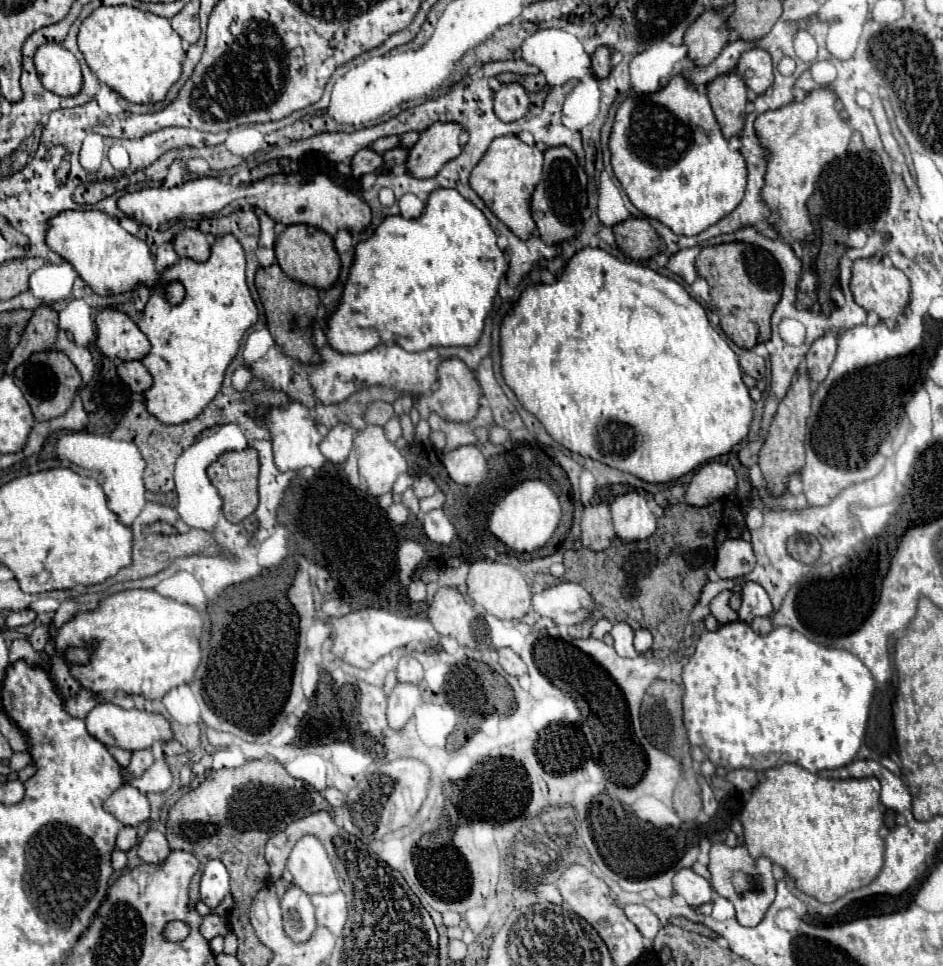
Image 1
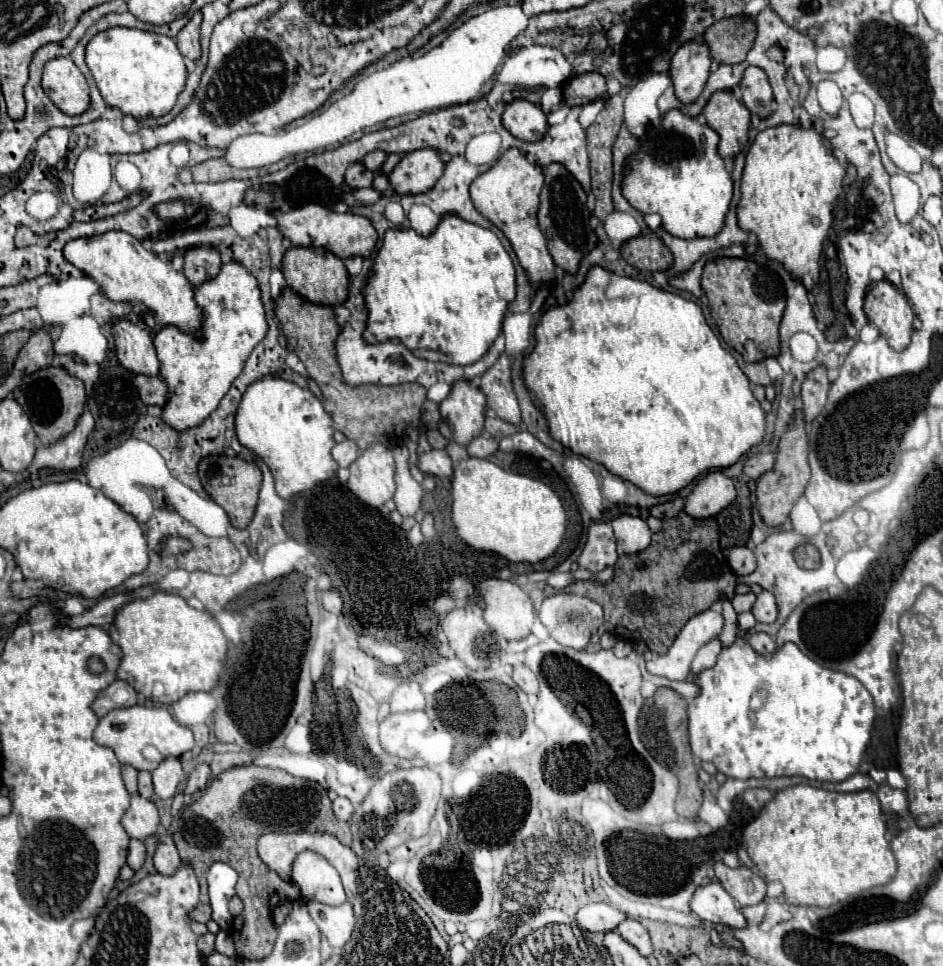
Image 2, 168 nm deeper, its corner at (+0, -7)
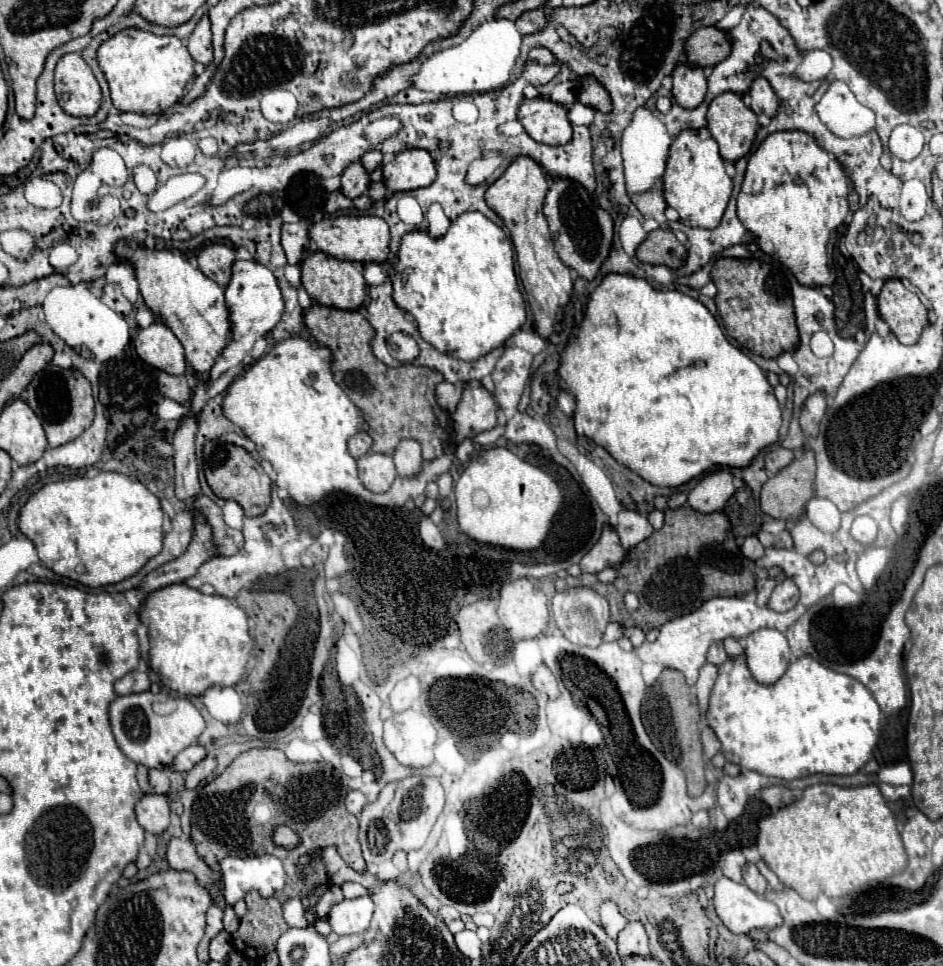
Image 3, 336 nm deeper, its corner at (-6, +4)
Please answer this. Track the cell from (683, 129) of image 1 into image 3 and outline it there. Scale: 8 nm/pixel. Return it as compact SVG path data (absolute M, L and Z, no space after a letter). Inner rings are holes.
M684 129L674 137L666 159L662 191L668 207L674 207L678 211L684 225L714 229L720 223L732 195L732 177L724 169L724 159L718 153L716 141L700 137L700 129Z

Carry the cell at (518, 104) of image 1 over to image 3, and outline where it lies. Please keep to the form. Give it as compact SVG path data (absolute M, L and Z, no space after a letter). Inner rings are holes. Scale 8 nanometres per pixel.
M548 97L526 99L518 109L518 121L538 143L564 145L572 137L572 125L566 117L566 109Z

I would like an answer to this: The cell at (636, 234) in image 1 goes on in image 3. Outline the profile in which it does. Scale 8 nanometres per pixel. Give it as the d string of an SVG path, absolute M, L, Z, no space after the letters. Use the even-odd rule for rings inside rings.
M654 229L648 233L646 241L642 241L642 245L636 249L636 257L642 263L678 269L686 261L686 247L676 239L670 229Z

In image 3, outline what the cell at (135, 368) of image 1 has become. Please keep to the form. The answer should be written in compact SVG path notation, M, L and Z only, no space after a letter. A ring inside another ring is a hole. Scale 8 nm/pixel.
M160 373L158 375L158 391L172 401L178 403L186 403L190 401L190 383L186 379L186 375L170 375L170 373Z

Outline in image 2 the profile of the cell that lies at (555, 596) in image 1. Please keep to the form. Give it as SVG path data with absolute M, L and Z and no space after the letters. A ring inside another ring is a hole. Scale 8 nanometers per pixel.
M562 592L544 598L538 616L558 644L584 650L596 630L596 620L602 620L602 608L590 598Z

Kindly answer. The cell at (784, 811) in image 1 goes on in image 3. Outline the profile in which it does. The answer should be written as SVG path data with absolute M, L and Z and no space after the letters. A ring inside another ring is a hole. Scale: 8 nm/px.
M818 783L818 785L810 785L802 791L802 797L798 801L794 801L792 805L786 805L782 809L778 809L774 815L768 815L768 817L762 817L758 821L758 839L756 839L756 847L762 855L762 859L768 863L768 867L778 875L778 879L786 885L786 887L792 887L796 893L800 893L802 897L806 897L808 901L814 901L814 897L824 891L828 897L844 897L848 895L850 891L858 889L860 885L868 883L868 881L876 881L876 879L884 879L884 877L890 877L890 875L896 875L900 873L904 867L906 867L906 851L904 851L904 845L902 845L902 839L900 839L900 833L896 829L896 815L906 815L905 804L899 802L897 805L897 811L892 811L891 806L884 801L884 797L880 795L878 787L876 785L860 785L860 787L838 787L838 785L832 785L832 783Z

